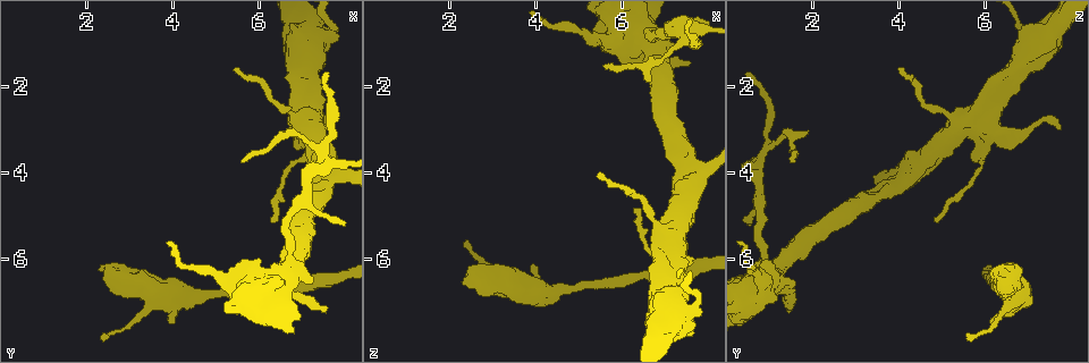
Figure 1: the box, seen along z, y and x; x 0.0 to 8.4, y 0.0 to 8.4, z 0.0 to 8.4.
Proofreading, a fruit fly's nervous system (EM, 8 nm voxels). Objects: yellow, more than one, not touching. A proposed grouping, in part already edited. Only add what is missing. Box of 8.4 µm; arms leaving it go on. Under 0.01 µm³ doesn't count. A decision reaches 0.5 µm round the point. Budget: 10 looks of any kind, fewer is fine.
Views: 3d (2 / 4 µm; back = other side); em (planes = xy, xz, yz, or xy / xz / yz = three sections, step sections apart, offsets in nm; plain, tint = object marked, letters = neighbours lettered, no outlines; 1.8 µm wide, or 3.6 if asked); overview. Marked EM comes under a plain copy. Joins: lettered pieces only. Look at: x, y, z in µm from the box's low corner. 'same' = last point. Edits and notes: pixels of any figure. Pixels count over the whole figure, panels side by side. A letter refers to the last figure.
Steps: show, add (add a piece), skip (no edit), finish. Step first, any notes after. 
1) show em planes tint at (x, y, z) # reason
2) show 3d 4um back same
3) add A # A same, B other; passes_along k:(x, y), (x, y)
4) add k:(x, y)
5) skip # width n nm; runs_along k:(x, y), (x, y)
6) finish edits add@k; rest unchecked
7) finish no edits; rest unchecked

show 3d 4um at (7.60, 7.15, 1.45) # free end

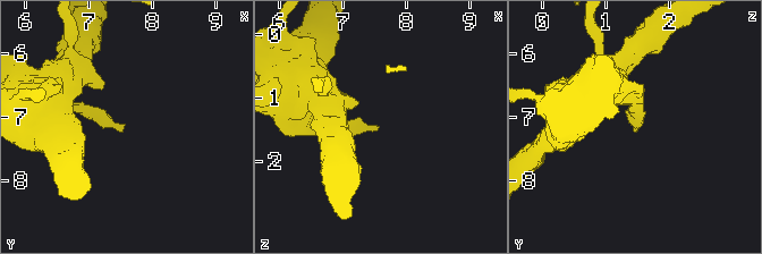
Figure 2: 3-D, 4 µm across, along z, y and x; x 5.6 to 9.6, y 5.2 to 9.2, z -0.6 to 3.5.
show em 3.6um xz step 16 tint at (7.55, 7.15, 1.40)

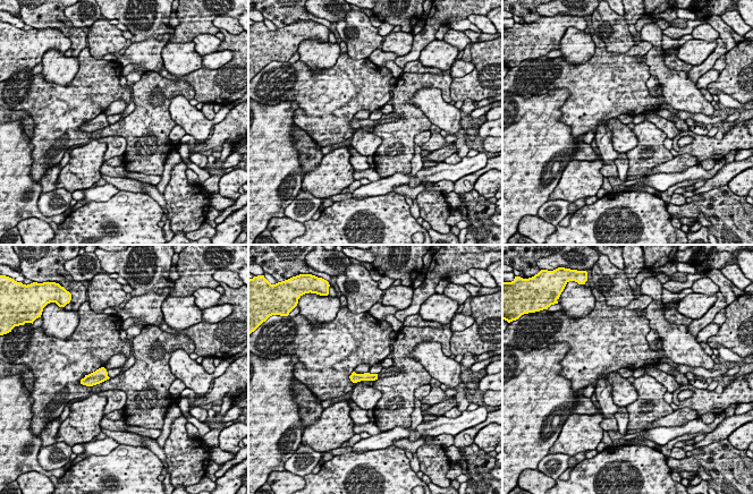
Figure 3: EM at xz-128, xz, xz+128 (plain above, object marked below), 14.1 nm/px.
show em 3.6um planes letters same # another direction

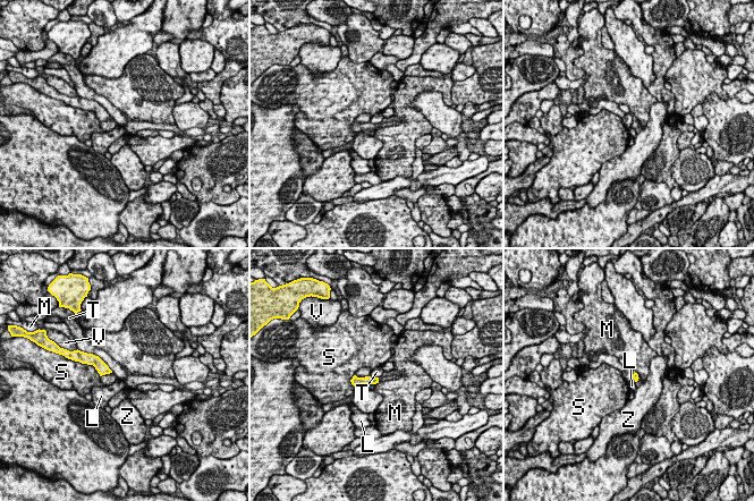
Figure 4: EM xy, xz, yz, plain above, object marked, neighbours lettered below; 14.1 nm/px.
skip # L other, M other, S other, T other, V other, Z other; border 4:(91, 353), (96, 355), (112, 372); no lettered piece goes on from it

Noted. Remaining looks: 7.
show em 3.6um xz step 8 tint at (5.55, 3.80, 1.55) # tapers out

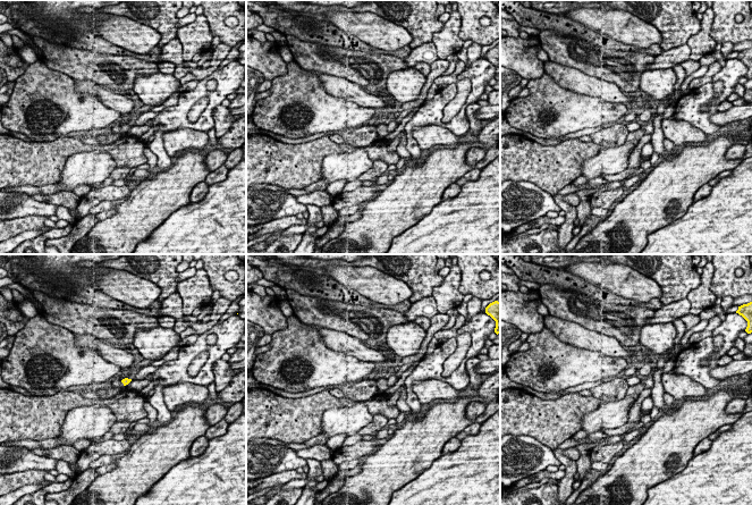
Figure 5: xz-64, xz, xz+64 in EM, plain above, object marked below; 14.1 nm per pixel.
show em 3.6um xz step 8 letters same

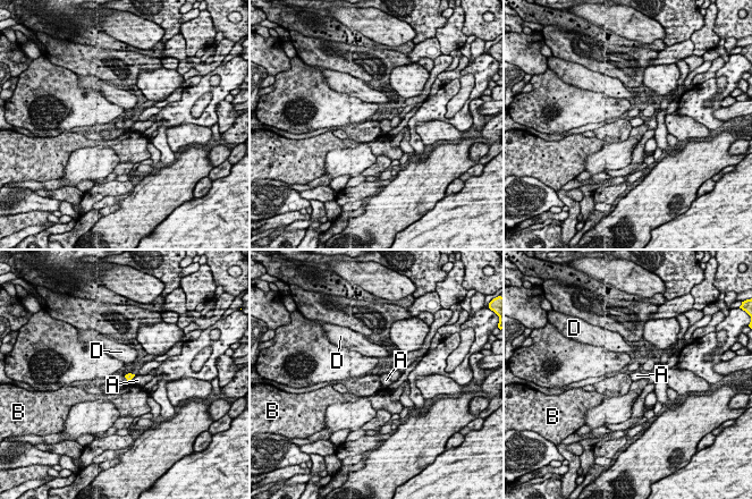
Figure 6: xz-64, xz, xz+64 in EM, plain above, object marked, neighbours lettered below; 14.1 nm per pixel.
skip # A other, B other, D other; border 6:(135, 374), (128, 381); none of them fits

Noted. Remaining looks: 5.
show em planes letters at (3.95, 7.50, 6.10)

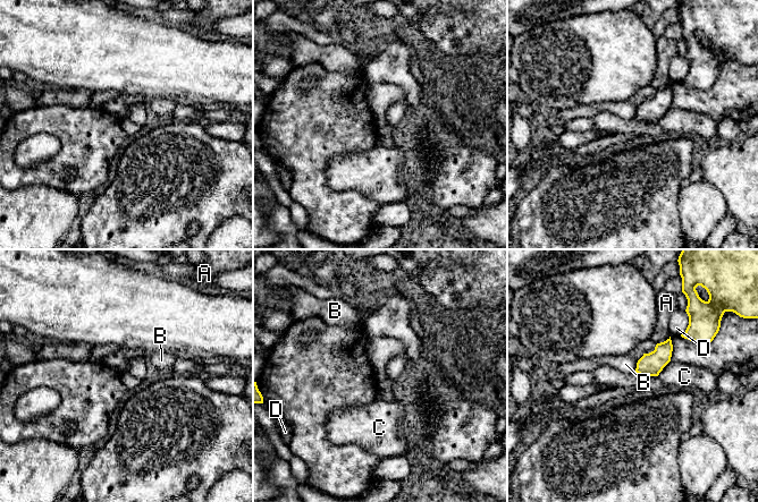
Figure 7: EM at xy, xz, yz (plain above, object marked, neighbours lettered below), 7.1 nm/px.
skip # A other, B other, C other, D other; border 7:(638, 360), (634, 371); no lettered piece goes on from it

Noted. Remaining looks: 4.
show em planes letters at (2.35, 6.15, 6.40) # an open end

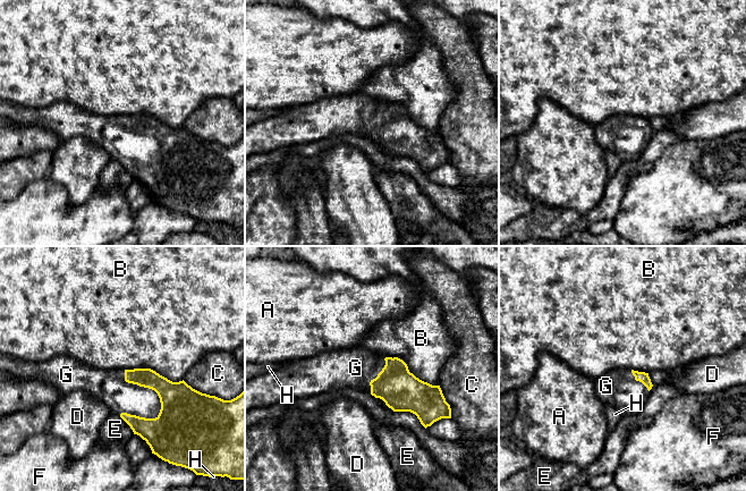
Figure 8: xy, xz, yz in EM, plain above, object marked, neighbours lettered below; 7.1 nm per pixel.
add 8:(355, 367) # longest_contact B 420 nm; A other, B other, C other, D other, E other, F other, G same, H other; passes_along 8:(401, 391), (378, 375), (355, 367); it goes on there

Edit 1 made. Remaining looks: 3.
finish edits add@8; rest unchecked

